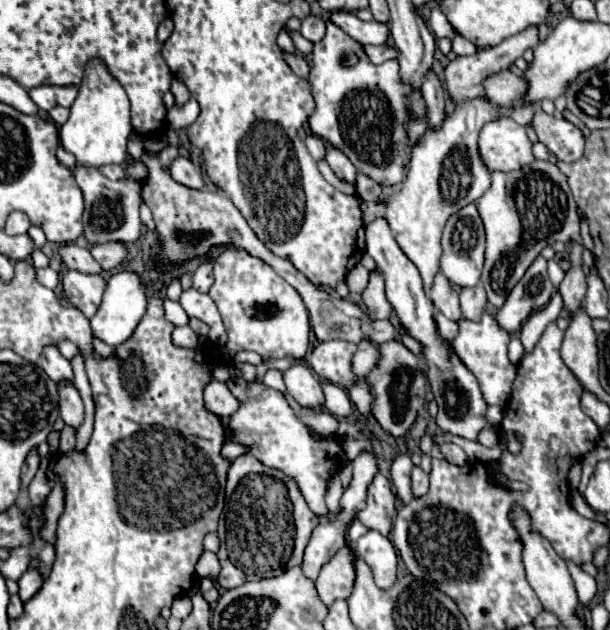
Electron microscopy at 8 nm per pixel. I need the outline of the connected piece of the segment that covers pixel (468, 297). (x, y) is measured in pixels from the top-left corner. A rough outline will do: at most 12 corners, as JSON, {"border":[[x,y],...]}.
{"border":[[484,289],[460,291],[462,317],[480,321],[486,295]]}

